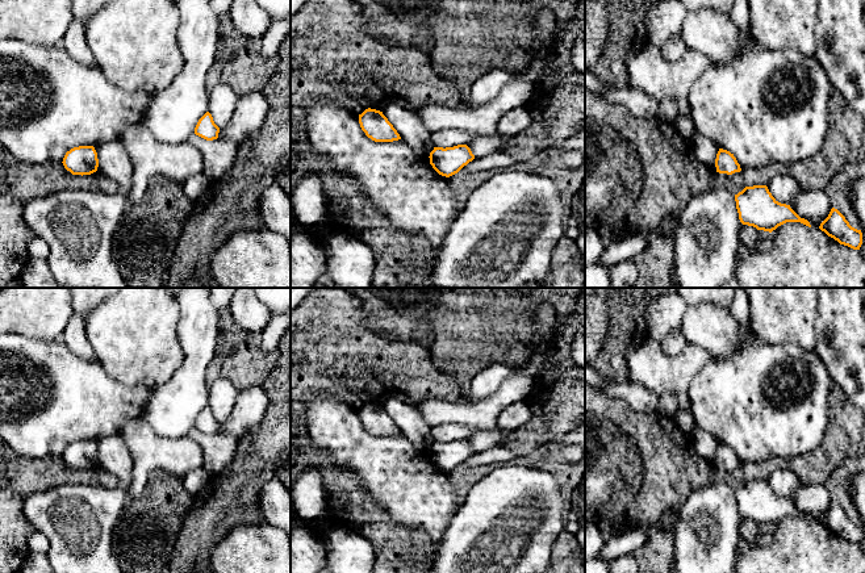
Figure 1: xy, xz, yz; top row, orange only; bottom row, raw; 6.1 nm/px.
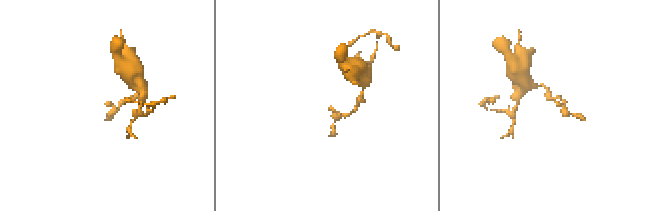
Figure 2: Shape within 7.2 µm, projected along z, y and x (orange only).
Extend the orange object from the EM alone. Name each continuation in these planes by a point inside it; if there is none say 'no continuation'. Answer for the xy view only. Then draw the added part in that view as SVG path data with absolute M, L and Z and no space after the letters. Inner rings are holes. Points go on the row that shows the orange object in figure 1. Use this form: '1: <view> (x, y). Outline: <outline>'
no continuation

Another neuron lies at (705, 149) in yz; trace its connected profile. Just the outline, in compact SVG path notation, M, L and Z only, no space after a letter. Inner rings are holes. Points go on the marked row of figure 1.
M697 134L691 145L698 160L706 164L709 170L716 172L715 159L719 151L716 143L705 135Z

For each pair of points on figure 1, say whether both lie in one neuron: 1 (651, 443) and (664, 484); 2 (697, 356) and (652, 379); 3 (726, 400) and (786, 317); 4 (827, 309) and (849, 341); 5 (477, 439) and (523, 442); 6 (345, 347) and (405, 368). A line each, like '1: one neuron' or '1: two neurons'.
1: one neuron
2: one neuron
3: two neurons
4: one neuron
5: two neurons
6: one neuron

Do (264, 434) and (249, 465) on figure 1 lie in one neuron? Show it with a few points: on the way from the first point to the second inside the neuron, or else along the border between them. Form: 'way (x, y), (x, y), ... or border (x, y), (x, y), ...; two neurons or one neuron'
way (264, 442), (264, 448), (257, 458); one neuron

